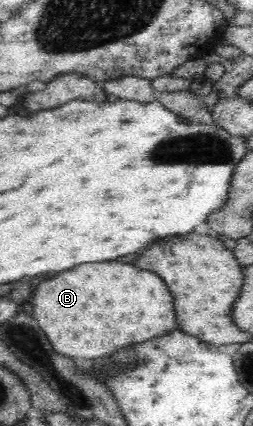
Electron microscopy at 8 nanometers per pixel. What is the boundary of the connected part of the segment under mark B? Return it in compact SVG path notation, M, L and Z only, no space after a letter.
M85 262L75 266L73 270L63 270L53 274L49 280L37 284L33 290L31 304L33 317L43 326L41 330L53 342L53 348L58 353L75 358L101 358L103 354L113 354L123 346L135 345L135 342L145 342L153 336L173 331L178 328L176 313L173 310L173 296L165 286L159 274L143 270L135 264L125 262Z

